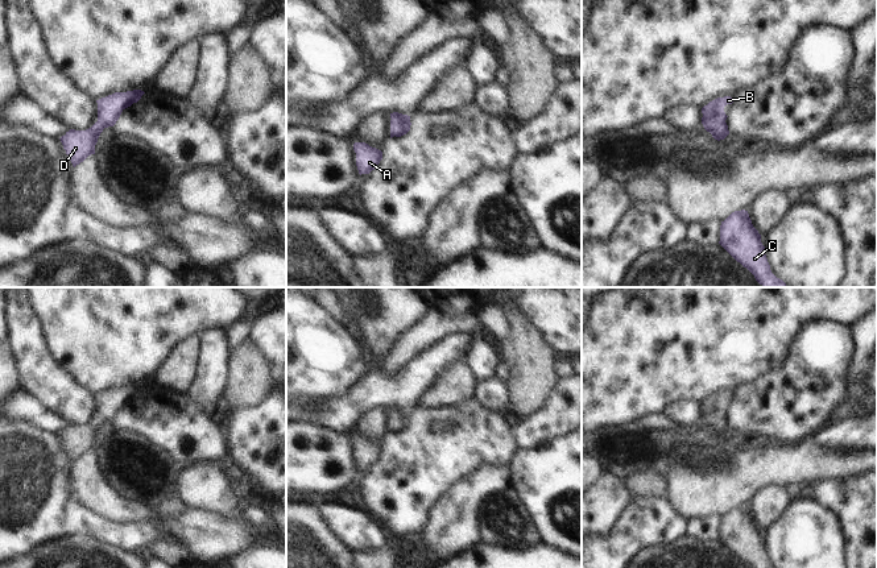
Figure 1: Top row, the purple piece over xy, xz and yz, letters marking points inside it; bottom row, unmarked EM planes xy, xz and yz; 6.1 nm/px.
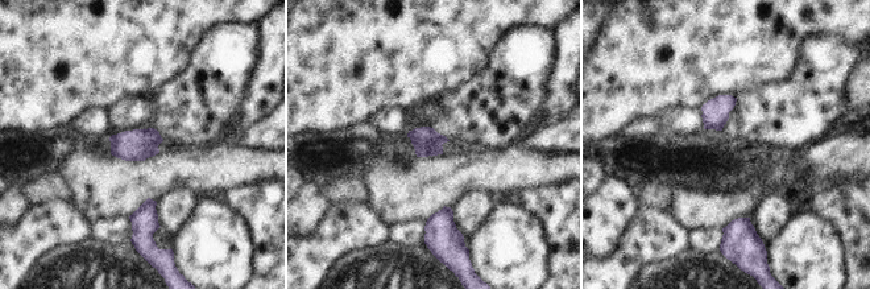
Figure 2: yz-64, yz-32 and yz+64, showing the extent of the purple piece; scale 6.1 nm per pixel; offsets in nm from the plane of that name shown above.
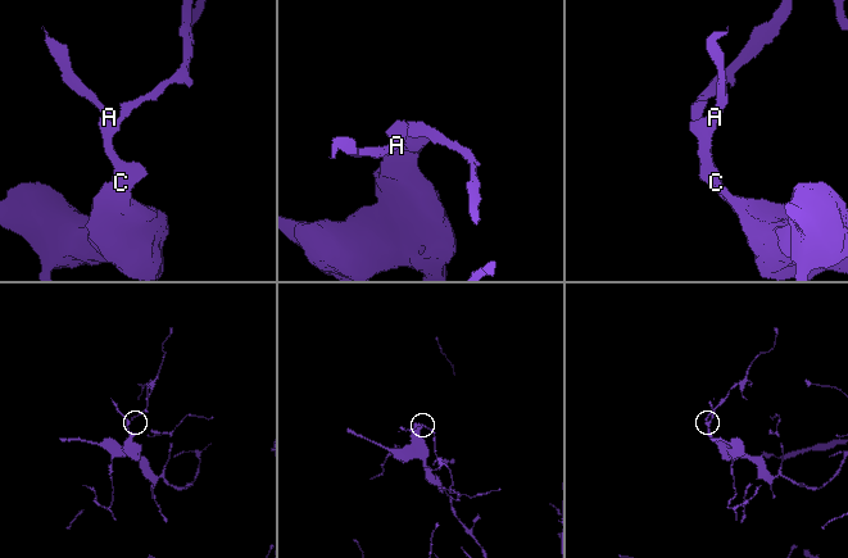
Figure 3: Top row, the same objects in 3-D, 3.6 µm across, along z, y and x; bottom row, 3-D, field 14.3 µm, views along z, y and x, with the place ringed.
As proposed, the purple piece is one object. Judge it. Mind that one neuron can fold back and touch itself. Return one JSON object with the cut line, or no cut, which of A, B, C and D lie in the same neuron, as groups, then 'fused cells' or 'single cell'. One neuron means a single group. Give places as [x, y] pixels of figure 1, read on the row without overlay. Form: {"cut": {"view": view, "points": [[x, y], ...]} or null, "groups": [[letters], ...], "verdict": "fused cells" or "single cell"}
{"cut": null, "groups": [["A", "B", "C", "D"]], "verdict": "single cell"}

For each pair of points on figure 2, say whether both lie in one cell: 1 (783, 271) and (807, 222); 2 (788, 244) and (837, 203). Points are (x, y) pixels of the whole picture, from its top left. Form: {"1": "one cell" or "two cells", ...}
{"1": "one cell", "2": "two cells"}

